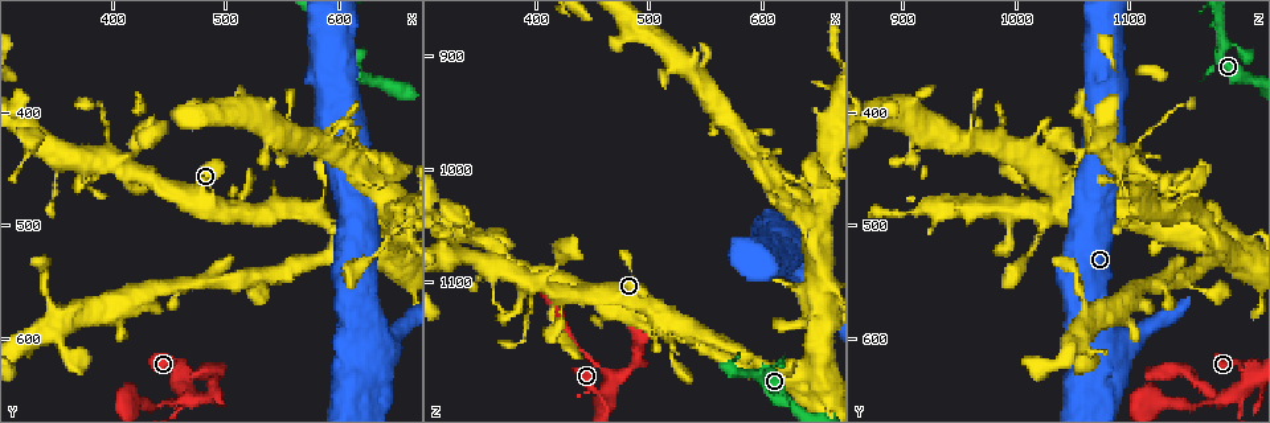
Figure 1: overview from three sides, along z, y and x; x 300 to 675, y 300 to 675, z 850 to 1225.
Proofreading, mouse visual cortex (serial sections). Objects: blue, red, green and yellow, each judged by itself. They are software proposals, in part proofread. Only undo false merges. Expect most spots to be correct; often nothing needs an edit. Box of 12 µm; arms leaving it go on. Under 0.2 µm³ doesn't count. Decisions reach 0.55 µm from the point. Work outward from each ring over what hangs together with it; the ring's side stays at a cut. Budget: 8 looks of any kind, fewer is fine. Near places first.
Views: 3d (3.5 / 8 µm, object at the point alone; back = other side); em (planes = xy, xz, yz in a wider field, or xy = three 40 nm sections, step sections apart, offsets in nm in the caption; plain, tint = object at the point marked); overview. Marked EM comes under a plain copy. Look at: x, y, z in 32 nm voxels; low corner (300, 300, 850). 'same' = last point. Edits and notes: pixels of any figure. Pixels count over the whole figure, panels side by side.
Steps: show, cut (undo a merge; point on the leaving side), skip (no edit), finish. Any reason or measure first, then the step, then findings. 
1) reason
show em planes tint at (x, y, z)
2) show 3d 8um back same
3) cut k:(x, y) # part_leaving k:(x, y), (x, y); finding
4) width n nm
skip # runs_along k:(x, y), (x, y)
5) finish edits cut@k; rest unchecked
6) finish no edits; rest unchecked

thick turns thin
show em planes tint at (618, 606, 1066)

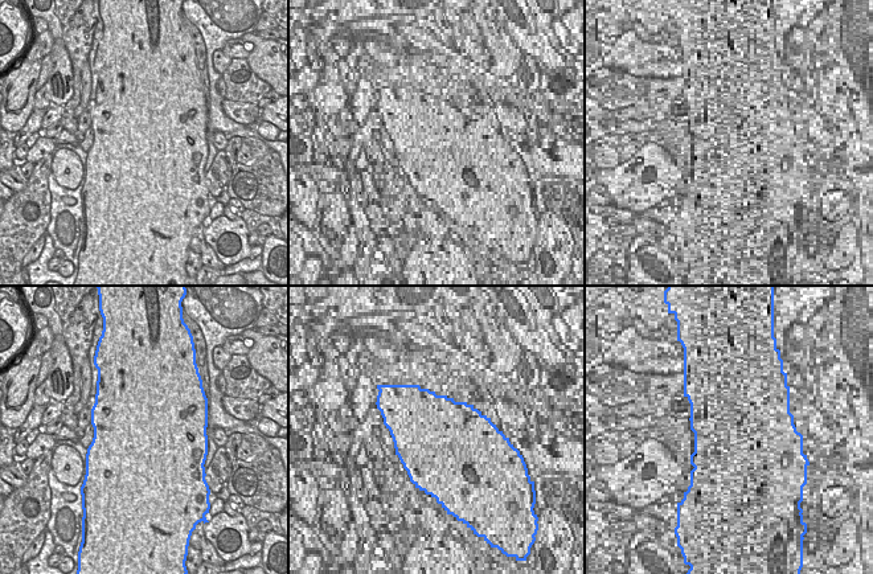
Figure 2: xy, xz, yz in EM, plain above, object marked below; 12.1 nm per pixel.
show 3d 3.5um same

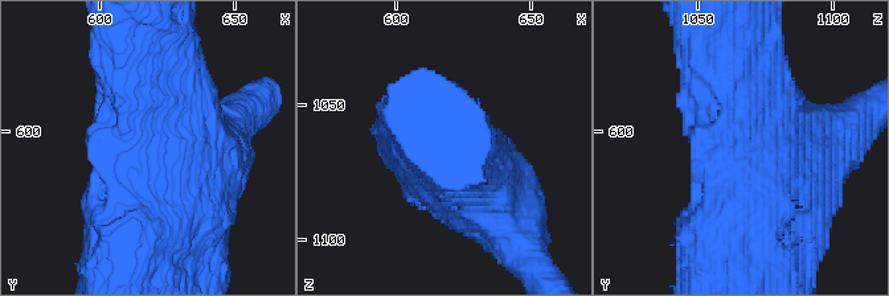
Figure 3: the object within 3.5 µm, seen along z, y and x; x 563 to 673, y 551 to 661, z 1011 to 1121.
width 1400 nm
skip # runs_along 3:(736, 48), (783, 149), (770, 194); continuous, no second cell

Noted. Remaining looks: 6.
show 3d 3.5um at (650, 484, 1040)

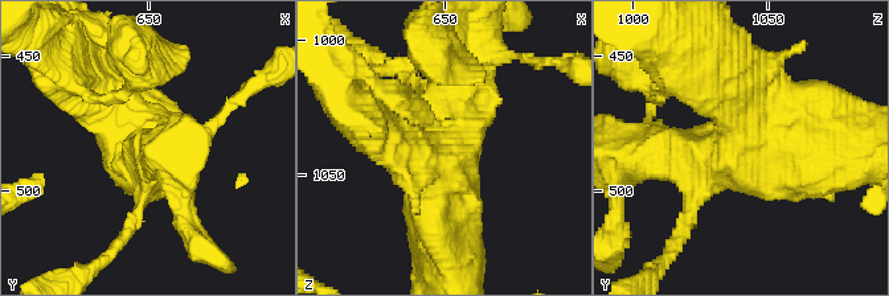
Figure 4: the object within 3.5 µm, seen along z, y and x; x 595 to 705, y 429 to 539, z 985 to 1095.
show em xy step 5 tint at (648, 484, 1039)

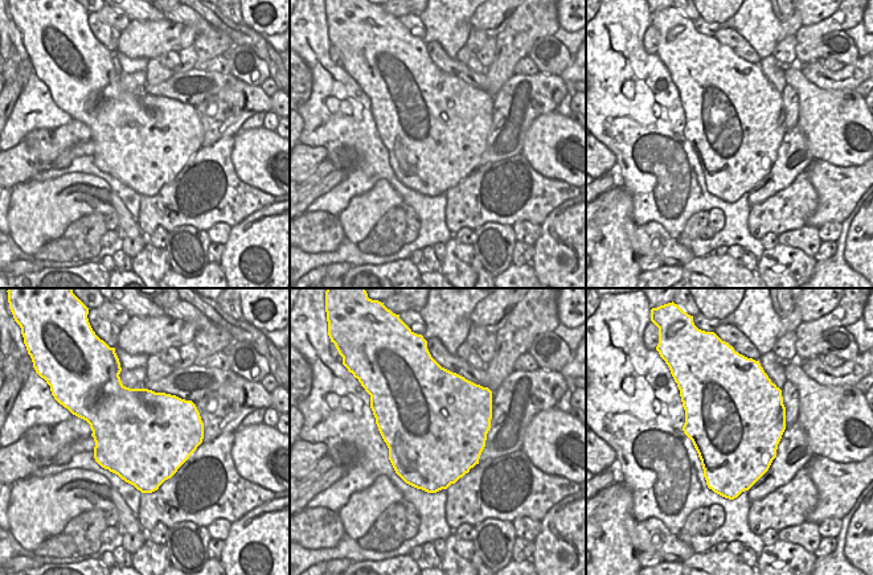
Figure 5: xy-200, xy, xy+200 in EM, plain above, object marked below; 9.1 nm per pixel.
show em planes tint same

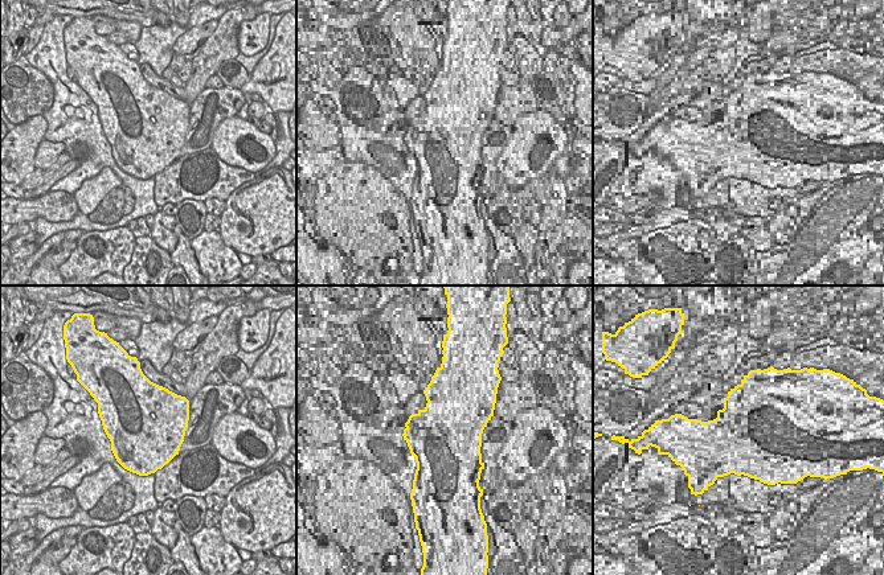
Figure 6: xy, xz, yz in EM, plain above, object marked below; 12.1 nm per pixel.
skip # runs_along 4:(449, 251), (441, 169), (380, 128); continuous, no second cell

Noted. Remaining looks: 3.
show em xy step 1 tint at (596, 332, 1184)

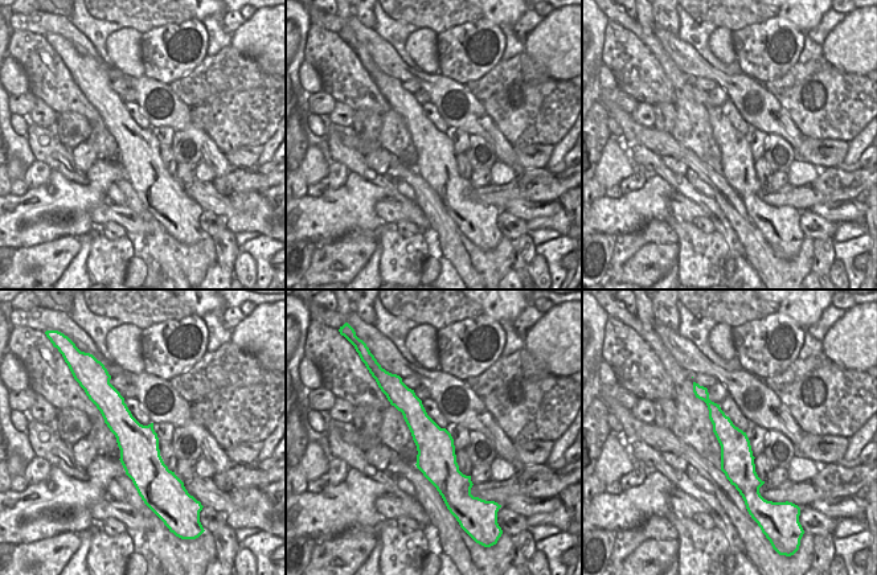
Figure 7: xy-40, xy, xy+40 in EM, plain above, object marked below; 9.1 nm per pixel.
show 3d 3.5um same

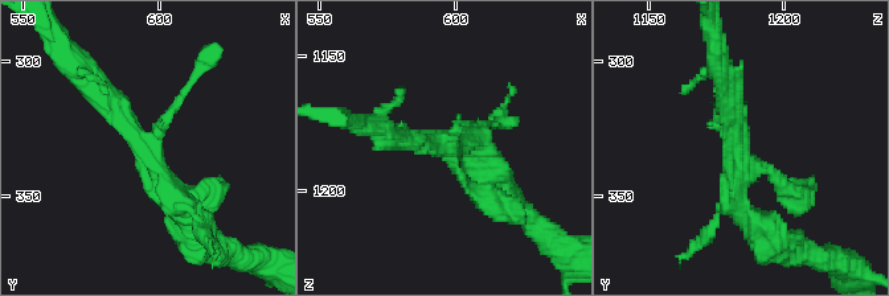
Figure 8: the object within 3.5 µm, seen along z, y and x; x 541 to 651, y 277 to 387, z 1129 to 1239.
skip # runs_along 7:(700, 390), (733, 440), (751, 491); all the same cell

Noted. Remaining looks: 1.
finish no edits; rest unchecked

